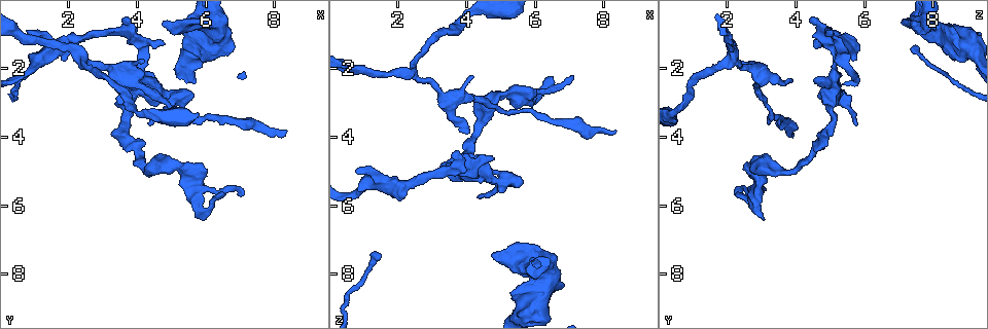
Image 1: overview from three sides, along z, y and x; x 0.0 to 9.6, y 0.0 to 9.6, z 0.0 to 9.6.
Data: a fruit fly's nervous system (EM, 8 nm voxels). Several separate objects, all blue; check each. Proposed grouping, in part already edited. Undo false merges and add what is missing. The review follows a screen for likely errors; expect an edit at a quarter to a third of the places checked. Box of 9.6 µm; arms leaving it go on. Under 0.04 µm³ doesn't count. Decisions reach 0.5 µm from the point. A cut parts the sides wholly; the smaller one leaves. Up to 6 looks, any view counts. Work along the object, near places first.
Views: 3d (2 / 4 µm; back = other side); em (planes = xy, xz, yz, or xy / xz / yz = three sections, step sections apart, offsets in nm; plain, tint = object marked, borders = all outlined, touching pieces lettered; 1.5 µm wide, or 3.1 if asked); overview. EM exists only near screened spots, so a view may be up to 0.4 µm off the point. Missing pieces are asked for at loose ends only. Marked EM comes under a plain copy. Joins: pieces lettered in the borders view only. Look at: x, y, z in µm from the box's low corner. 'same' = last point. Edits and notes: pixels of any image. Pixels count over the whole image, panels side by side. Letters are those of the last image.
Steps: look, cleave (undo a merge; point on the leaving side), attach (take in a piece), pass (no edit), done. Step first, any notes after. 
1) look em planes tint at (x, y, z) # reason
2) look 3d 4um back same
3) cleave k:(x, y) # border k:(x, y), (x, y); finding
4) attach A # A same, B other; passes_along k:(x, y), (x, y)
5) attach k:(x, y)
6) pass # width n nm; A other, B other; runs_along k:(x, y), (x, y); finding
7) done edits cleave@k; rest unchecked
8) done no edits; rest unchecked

look em planes tint at (5.30, 0.85, 8.55) # free end

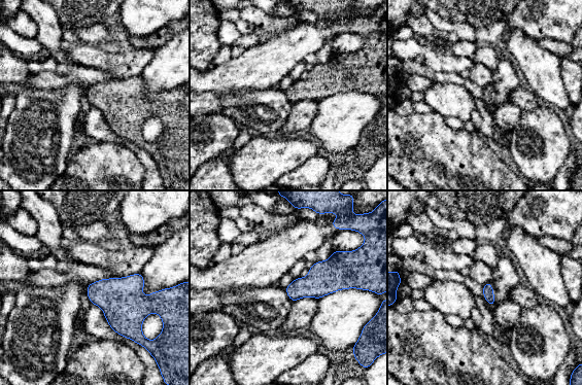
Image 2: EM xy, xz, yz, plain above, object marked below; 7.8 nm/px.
look em planes borders same # see the neighbours

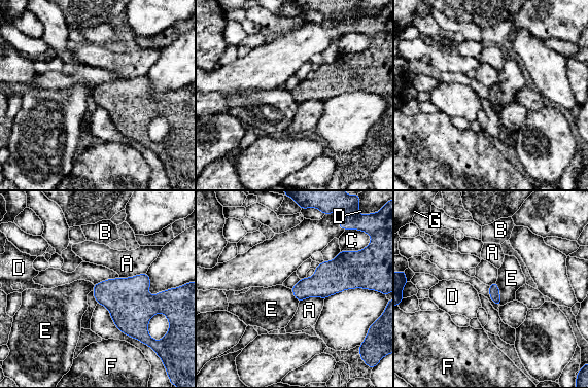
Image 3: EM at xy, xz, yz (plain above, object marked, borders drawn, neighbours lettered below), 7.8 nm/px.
pass # A other, B other, C other, D other, E other, F other, G other; border 3:(495, 282), (498, 288), (500, 305); no lettered piece goes on from it

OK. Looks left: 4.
look em xy step 8 borders at (4.40, 3.60, 5.85) # an open end

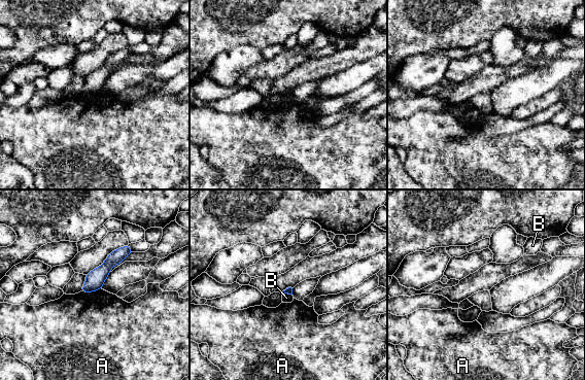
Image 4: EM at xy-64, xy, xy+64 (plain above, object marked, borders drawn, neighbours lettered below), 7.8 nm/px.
look em planes borders same

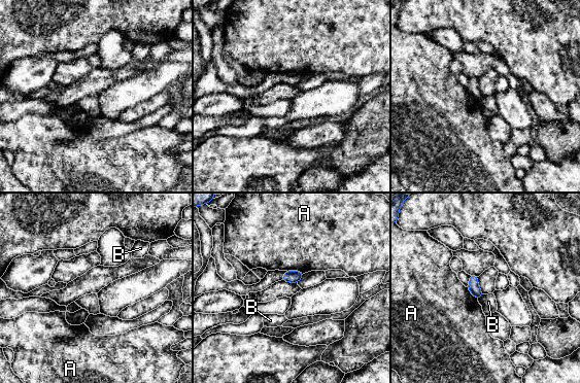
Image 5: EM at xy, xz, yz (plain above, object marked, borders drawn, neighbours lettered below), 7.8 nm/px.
pass # A other, B other; border 5:(483, 294), (478, 300); none of them fits

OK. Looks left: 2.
look 3d 2um at (7.15, 5.60, 2.20) # free end

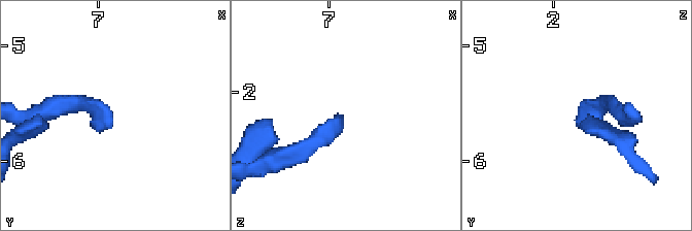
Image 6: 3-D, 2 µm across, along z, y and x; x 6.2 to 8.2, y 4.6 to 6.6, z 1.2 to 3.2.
look em planes borders at (7.06, 5.62, 2.20) # need the tissue

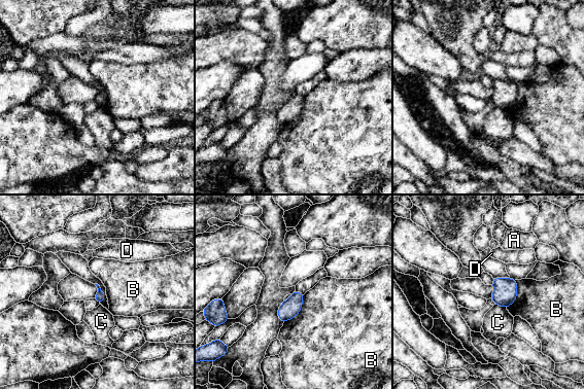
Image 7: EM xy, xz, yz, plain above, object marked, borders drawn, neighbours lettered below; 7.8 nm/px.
pass # A other, B other, C other, D other; border 7:(304, 294), (301, 310), (283, 323); no lettered piece goes on from it

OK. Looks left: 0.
done no edits; rest unchecked

